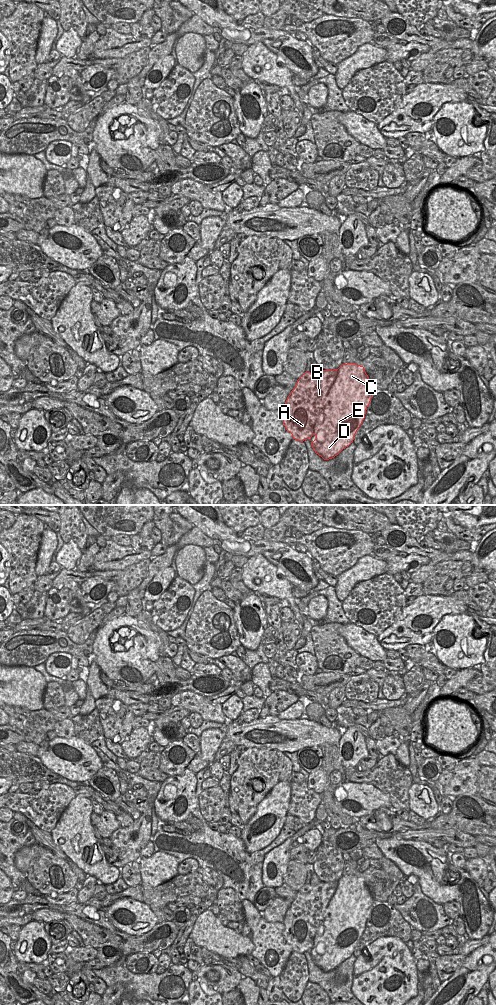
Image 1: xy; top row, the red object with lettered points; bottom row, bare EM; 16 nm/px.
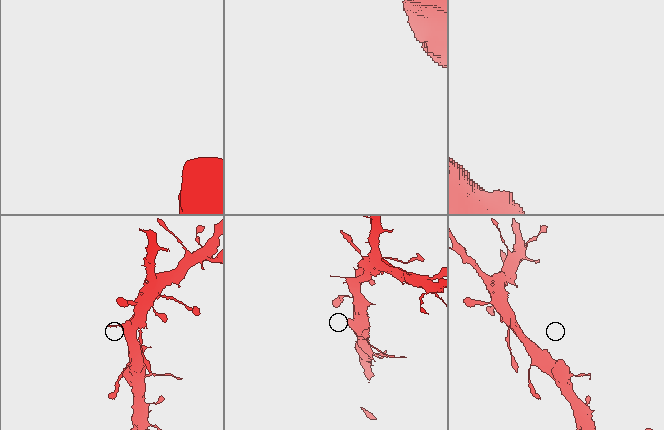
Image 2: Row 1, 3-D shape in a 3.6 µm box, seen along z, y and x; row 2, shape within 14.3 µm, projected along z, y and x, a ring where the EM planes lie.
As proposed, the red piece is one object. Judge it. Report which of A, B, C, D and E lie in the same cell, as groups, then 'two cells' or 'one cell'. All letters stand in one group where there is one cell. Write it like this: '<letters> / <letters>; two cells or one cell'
A B / C D E; two cells

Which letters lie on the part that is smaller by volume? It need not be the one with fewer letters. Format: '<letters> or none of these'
A, B

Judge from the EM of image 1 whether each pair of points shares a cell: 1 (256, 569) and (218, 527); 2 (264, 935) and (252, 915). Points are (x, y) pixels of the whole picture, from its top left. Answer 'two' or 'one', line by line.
1: two
2: one

